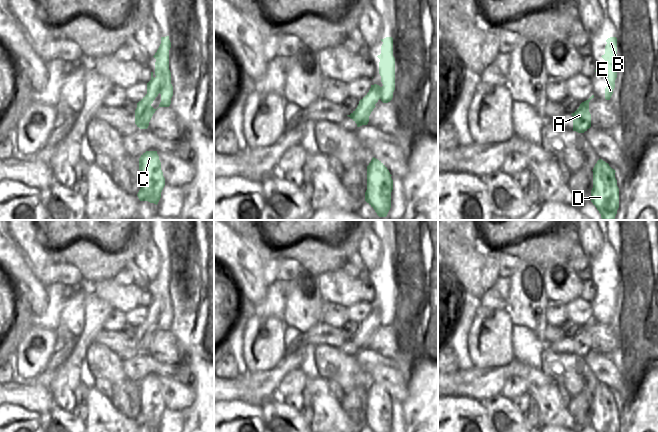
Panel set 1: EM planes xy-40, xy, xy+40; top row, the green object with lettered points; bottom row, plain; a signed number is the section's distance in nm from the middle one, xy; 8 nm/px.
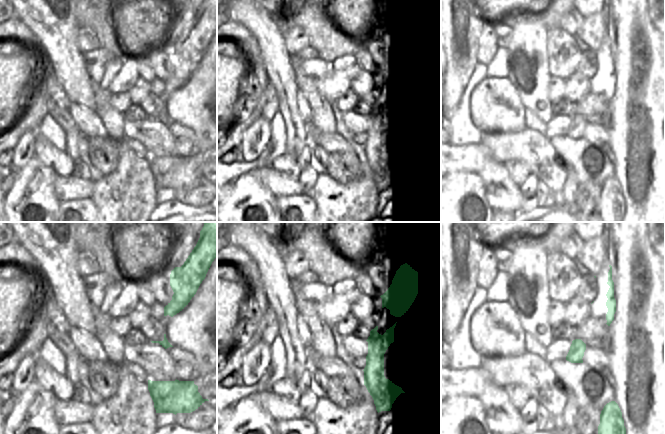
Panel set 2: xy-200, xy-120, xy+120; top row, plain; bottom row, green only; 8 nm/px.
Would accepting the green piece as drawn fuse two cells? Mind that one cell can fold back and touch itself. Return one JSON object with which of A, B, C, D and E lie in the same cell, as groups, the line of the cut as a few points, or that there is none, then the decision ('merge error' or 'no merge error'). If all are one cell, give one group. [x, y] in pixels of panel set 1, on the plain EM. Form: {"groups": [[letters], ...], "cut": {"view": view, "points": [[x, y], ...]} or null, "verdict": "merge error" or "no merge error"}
{"groups": [["A", "B", "C", "D", "E"]], "cut": null, "verdict": "no merge error"}

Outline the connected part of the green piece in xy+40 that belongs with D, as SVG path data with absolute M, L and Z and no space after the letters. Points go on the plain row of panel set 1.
M599 383L593 392L591 426L596 432L619 432L619 412L615 394Z

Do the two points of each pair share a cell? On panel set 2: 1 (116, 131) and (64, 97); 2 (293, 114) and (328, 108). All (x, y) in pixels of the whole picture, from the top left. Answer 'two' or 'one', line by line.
1: two
2: one

